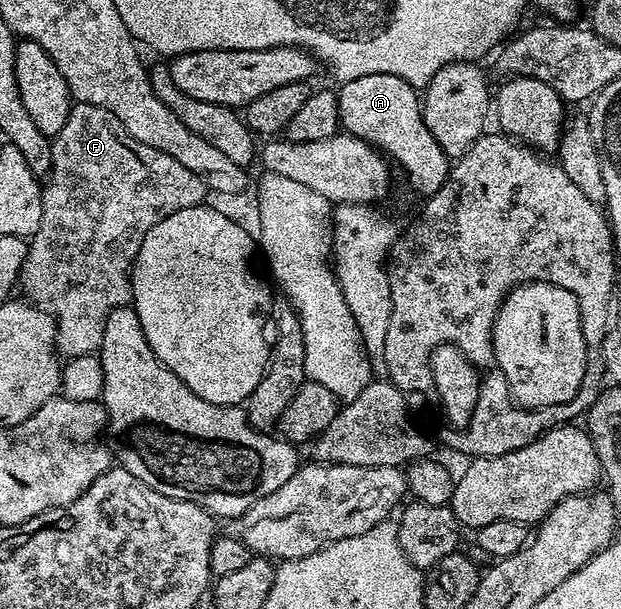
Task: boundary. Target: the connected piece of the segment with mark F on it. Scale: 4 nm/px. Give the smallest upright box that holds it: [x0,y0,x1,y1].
[18,104,206,358]

